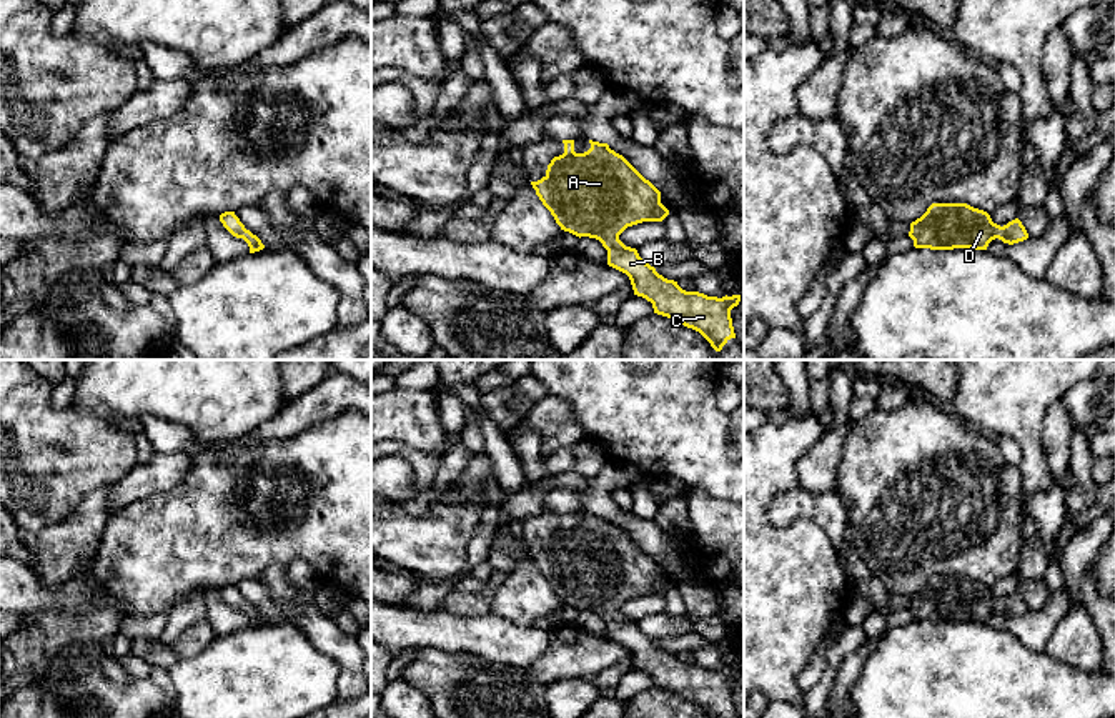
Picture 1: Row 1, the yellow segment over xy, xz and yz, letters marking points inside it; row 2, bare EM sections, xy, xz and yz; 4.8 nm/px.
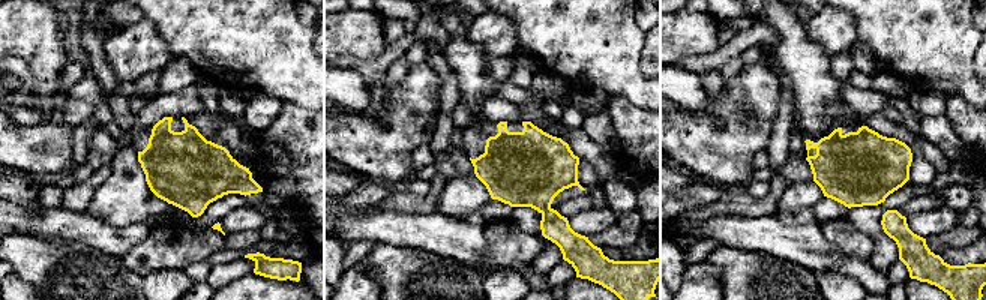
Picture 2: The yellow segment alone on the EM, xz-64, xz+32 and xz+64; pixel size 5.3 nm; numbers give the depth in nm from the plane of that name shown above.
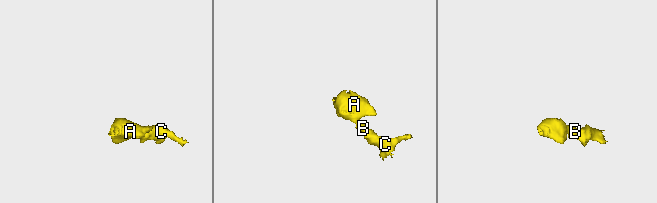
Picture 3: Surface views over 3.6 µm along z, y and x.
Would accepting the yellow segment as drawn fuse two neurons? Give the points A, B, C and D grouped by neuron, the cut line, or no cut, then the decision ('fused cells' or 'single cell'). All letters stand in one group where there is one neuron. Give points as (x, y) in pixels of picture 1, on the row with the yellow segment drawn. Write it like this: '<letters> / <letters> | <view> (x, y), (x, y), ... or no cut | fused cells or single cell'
A B C D | no cut | single cell

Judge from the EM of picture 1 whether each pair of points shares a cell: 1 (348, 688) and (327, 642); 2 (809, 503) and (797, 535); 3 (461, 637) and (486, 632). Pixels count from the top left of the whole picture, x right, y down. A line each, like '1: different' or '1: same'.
1: same
2: different
3: same

